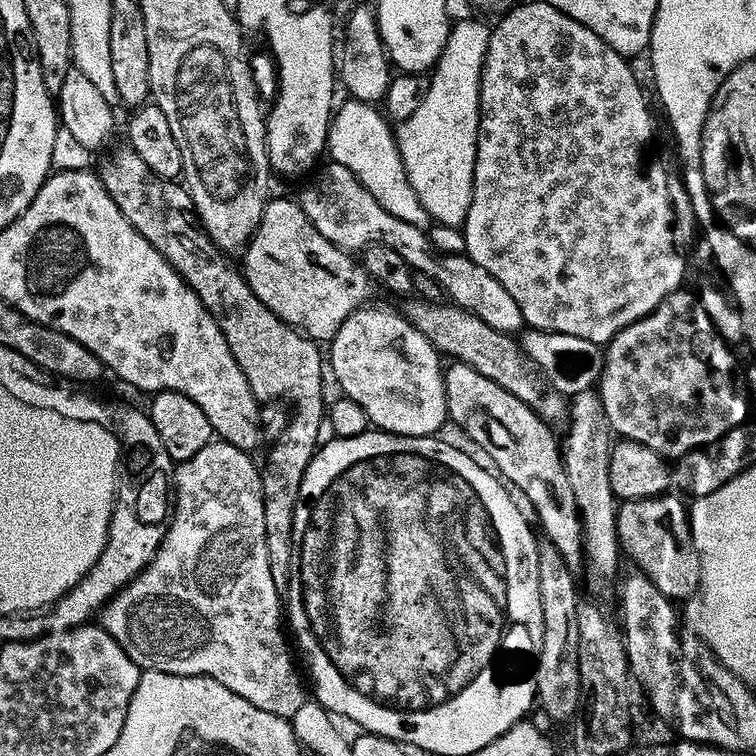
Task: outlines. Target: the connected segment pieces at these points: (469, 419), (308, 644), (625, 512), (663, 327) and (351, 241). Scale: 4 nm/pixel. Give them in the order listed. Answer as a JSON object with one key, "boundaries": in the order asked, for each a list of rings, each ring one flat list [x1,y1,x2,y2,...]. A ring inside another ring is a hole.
{"boundaries":[[[452,362,449,365,444,373,448,420,456,423,492,459,491,467,532,503,549,542,556,547,553,548,555,555,562,556,569,568,579,569,584,551,584,533,580,527,580,512,574,502,574,490,570,490,570,481,566,478,562,448,557,437,556,440,552,437,555,436,553,431,540,421,530,406,514,398,514,394,502,390,498,382,482,378,478,370,465,364]],[[292,566,288,572,284,572,284,588,276,588,280,596,281,605,284,607,284,614,286,617,286,624,291,632,293,641,299,650,304,654,304,670,308,679,308,684,312,693,313,699,319,702,322,707,326,709,331,715,342,715,356,721,356,716,344,708,338,706,356,706,358,708,357,691,347,682,345,676,336,666,336,663,326,654,324,646,321,641,313,634,312,623,308,620,308,615,305,610,304,590,303,584,300,580,299,573],[293,632,293,633,292,633],[309,676,309,677,308,677]],[[672,495,623,501,616,510,616,538,623,555,627,559,629,556,664,596,673,602,684,602,695,597,700,587,700,559,688,530,686,504]],[[687,290,670,293,650,314,626,326,603,349,604,369,598,391,607,427,620,435,617,437,654,450,665,458,679,458,715,444,731,428,741,427,749,419,750,400,741,385,740,388,736,385,736,376,732,373,736,360,732,352,712,327,693,293,692,296]],[[336,161,328,164,296,196,297,204,308,221,327,241,347,252,360,252,374,244,384,245,401,255,413,273,428,276,444,291,445,297,455,307,478,318,486,326,507,334,519,333,525,327,514,298,510,298,510,294,506,294,502,285,490,274,486,274,482,266,478,266,464,254,446,254,440,257,433,250,430,238,427,238,428,234,423,229,394,218,361,186,346,166]]]}

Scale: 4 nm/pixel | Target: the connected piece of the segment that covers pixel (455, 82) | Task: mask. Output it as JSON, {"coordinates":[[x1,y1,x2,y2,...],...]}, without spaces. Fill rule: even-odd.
{"coordinates":[[456,20,451,25,444,53,430,74,432,84,430,80,418,110,414,110,410,118,401,121,394,132,406,178,414,194,418,194,418,202,424,207,429,221,436,223,437,220,440,226,448,230,456,230,463,225,472,197,476,143,480,129,480,79,491,33,492,28,480,20]]}

